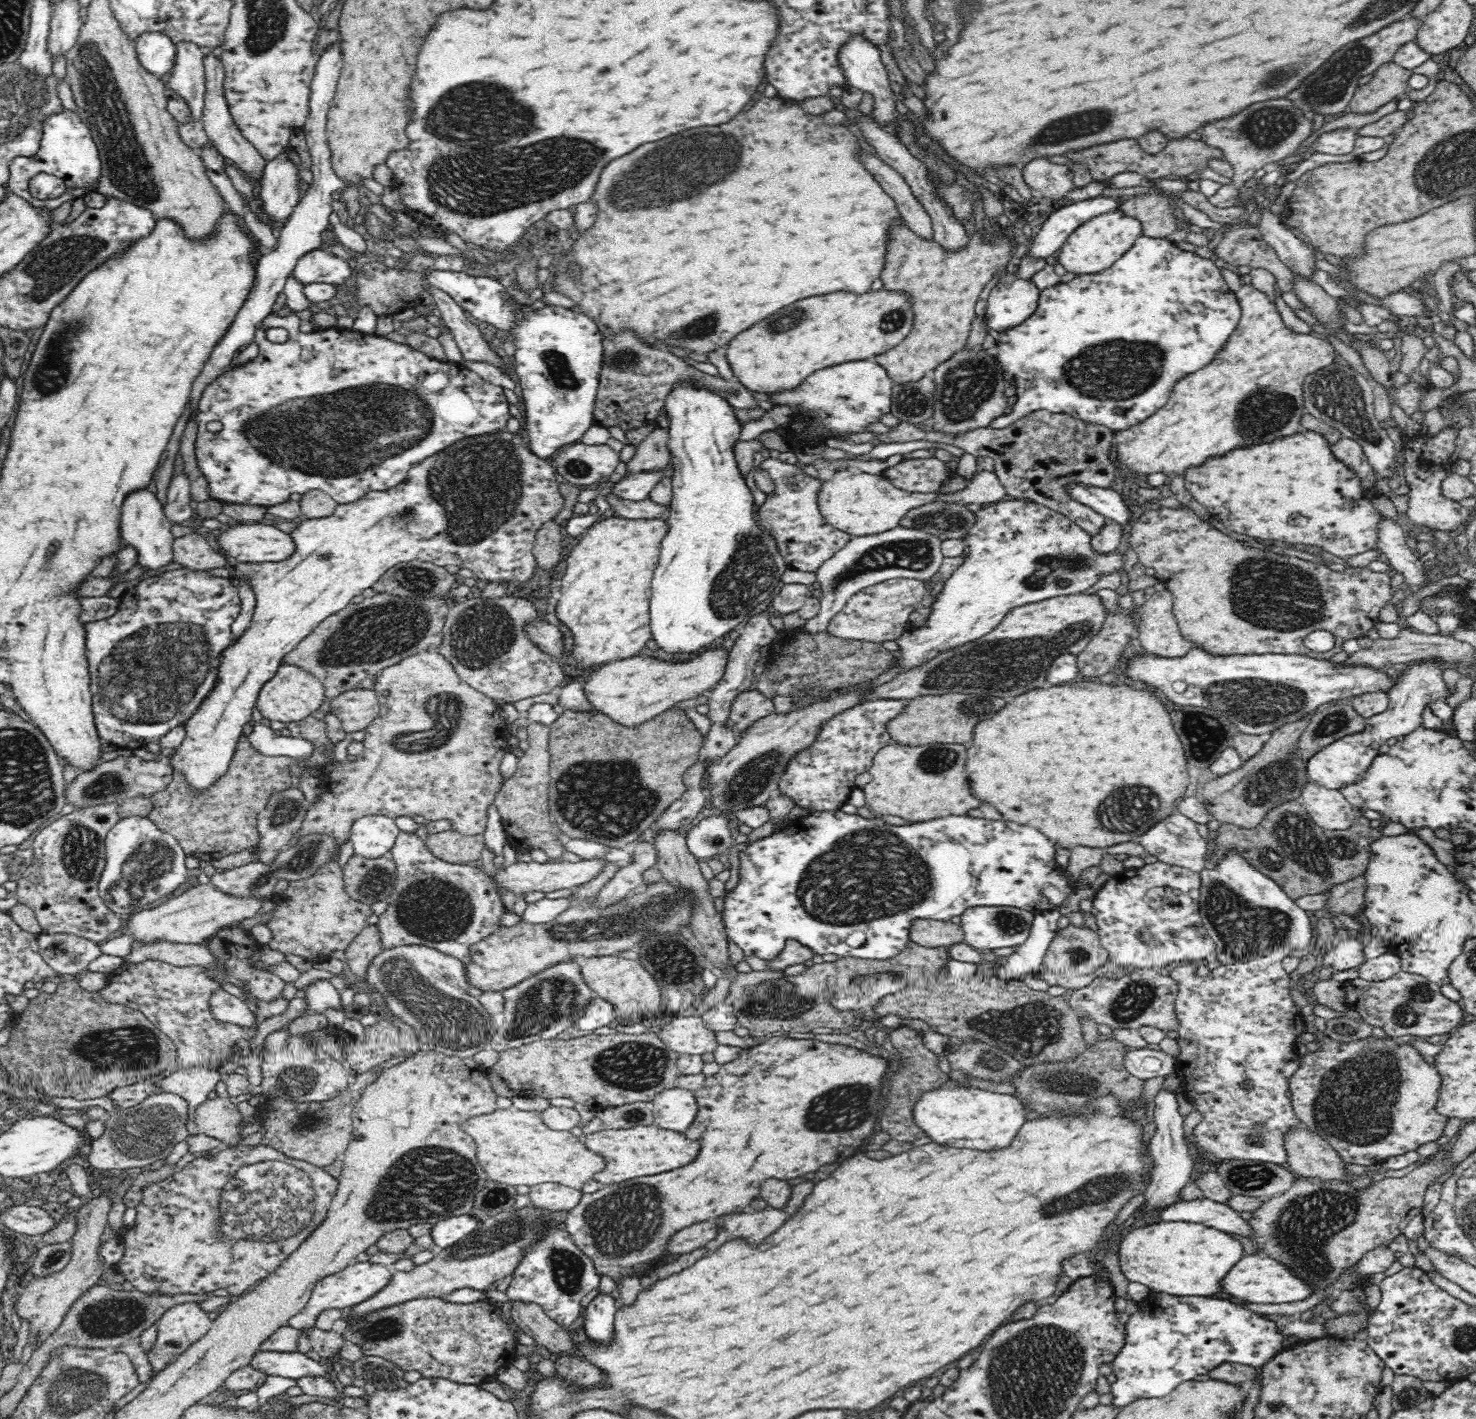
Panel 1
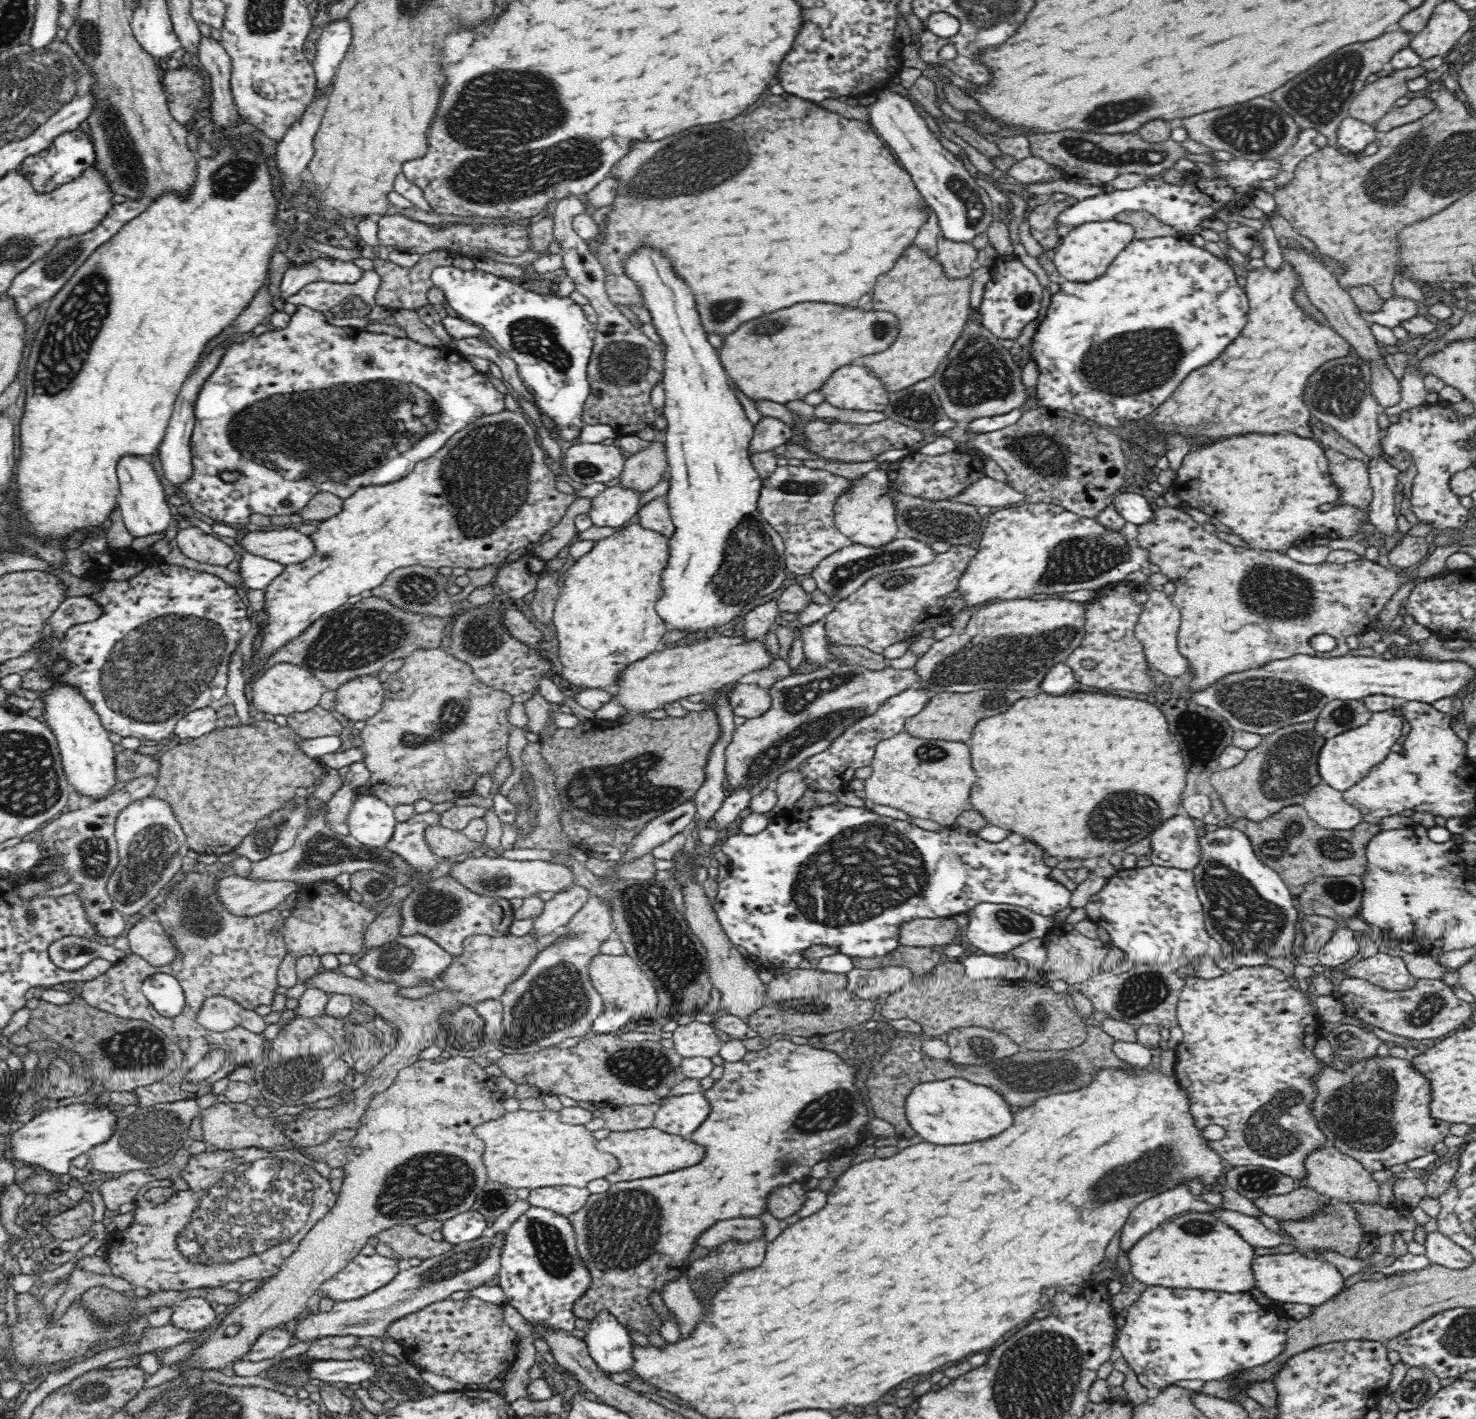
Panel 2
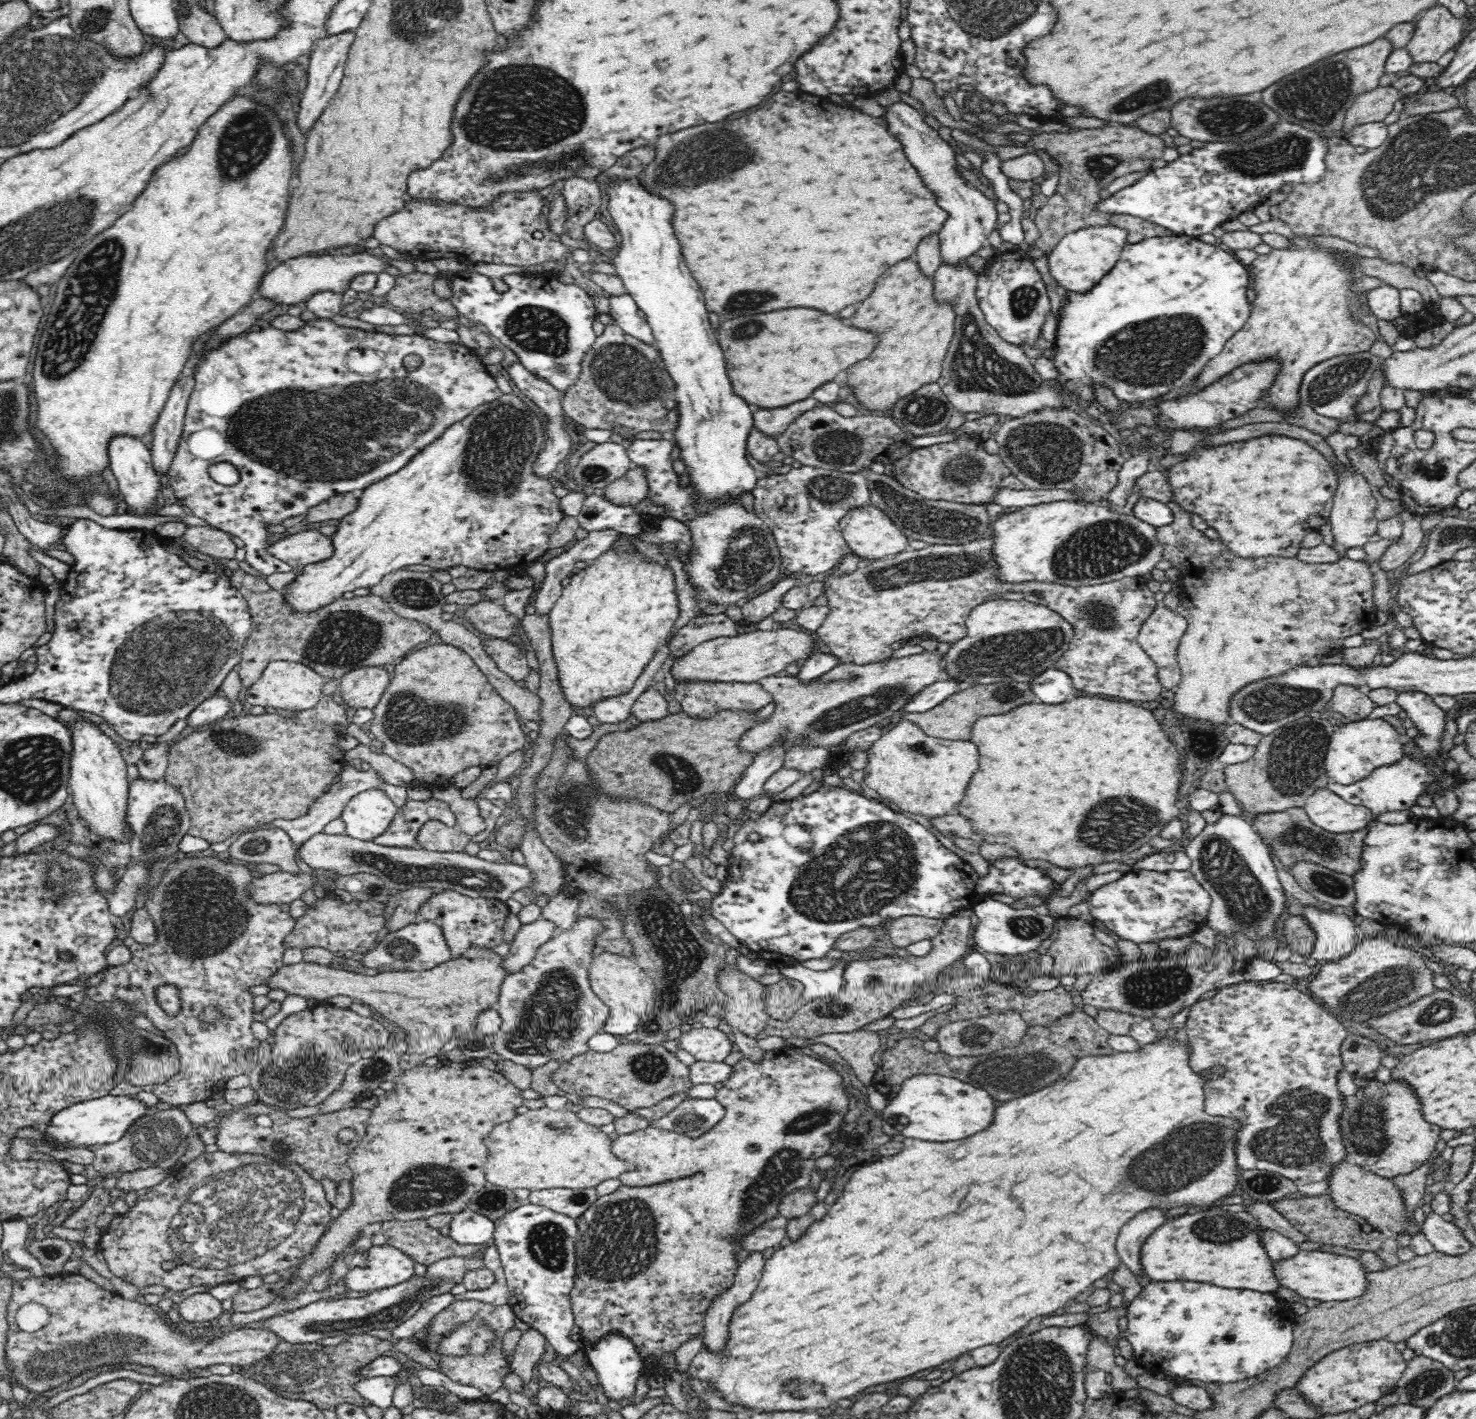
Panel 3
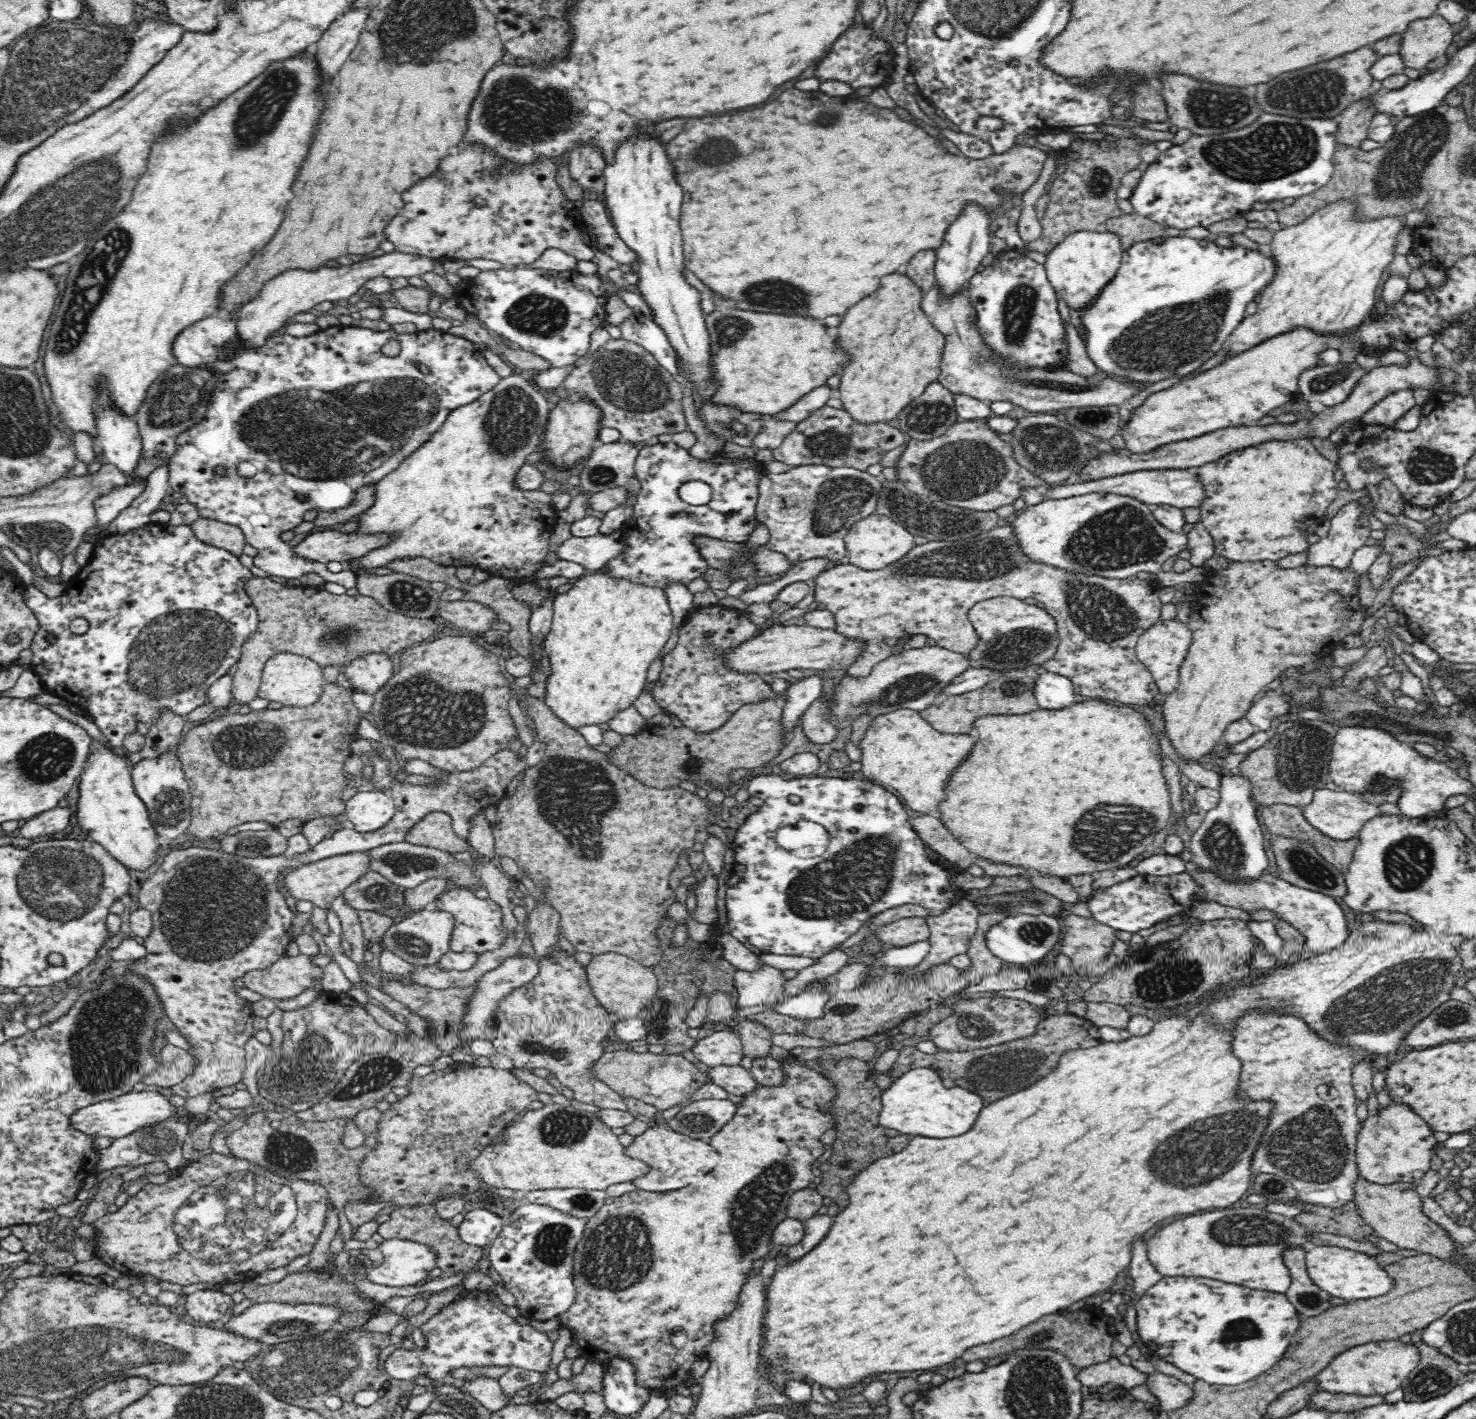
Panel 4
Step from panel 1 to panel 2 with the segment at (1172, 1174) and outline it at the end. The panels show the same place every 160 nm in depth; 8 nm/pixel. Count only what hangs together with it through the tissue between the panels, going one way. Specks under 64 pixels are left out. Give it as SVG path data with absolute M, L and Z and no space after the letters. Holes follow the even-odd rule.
M1180 1182L1170 1190L1157 1194L1148 1200L1144 1200L1128 1218L1128 1222L1122 1228L1120 1234L1120 1248L1127 1252L1134 1242L1138 1242L1144 1232L1158 1228L1162 1223L1171 1220L1178 1214L1188 1212L1205 1212L1220 1205L1212 1205L1200 1201L1190 1193L1188 1182Z

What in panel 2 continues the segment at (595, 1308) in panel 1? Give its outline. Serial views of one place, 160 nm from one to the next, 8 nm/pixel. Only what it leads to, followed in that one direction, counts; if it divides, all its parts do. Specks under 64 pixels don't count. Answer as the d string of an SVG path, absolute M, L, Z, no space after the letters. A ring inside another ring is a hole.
M606 1310L590 1320L583 1340L590 1356L604 1373L630 1373L633 1366L632 1339L623 1324Z

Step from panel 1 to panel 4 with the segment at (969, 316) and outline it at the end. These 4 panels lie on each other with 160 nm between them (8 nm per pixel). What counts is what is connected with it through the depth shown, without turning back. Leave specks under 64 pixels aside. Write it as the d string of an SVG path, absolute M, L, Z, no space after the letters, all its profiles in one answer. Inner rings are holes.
M906 274L882 278L882 286L858 302L842 318L838 342L850 352L852 364L842 372L837 392L854 421L889 423L940 374L945 336L922 310L923 290Z

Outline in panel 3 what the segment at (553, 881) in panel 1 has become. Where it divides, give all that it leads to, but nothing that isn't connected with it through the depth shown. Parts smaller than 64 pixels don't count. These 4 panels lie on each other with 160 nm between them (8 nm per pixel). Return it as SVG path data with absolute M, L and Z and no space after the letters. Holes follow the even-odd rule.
M323 831L310 836L296 846L294 860L302 860L315 872L334 873L346 876L370 873L380 877L385 886L393 891L431 887L436 893L454 890L471 898L488 898L508 901L518 891L529 892L534 886L531 870L525 864L514 864L480 859L468 853L429 851L425 848L398 848L376 844L374 841L358 840L346 834L332 835Z

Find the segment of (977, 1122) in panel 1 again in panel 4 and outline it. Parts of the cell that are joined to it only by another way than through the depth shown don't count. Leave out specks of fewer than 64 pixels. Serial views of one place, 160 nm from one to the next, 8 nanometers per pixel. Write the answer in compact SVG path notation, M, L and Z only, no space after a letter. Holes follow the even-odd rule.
M928 1067L925 1069L914 1069L906 1071L892 1082L891 1086L883 1090L881 1101L883 1109L879 1112L879 1123L886 1128L898 1130L900 1134L909 1136L926 1136L926 1138L950 1138L950 1136L960 1136L966 1130L970 1130L984 1106L984 1100L973 1091L966 1090L962 1086L952 1085L947 1087L943 1078Z

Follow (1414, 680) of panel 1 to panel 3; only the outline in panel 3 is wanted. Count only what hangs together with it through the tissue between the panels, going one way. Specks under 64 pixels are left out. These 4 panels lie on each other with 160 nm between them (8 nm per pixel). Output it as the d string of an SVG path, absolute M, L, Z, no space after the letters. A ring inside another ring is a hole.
M1384 718L1362 719L1337 726L1327 746L1324 768L1330 780L1339 785L1351 785L1370 776L1373 770L1398 763L1404 756L1404 740L1398 730Z

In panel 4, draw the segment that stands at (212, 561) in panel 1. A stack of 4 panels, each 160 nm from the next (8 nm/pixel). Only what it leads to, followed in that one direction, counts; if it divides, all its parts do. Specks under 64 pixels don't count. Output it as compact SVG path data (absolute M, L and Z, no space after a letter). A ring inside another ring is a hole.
M198 518L190 528L200 542L226 550L237 557L243 554L244 545L247 544L242 529L224 522Z

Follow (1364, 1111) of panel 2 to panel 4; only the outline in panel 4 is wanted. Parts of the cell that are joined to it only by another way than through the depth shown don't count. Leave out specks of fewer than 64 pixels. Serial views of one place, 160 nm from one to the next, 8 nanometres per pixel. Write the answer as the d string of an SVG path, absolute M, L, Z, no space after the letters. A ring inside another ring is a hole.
M1390 1100L1388 1104L1380 1106L1376 1114L1368 1116L1364 1121L1360 1121L1360 1130L1358 1130L1358 1134L1356 1134L1356 1150L1354 1150L1359 1176L1370 1182L1375 1182L1376 1184L1416 1183L1424 1174L1426 1174L1426 1172L1428 1172L1428 1170L1430 1170L1430 1162L1432 1161L1432 1158L1436 1156L1436 1149L1439 1146L1440 1143L1434 1137L1434 1130L1432 1130L1426 1122L1422 1122L1422 1118L1420 1118L1418 1114L1414 1114L1407 1104Z

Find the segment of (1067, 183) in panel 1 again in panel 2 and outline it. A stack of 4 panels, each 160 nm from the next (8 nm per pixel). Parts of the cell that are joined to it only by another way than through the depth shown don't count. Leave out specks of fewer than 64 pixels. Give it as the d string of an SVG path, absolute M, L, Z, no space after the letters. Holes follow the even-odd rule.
M1030 156L1020 161L1016 161L1007 173L1020 182L1021 185L1034 183L1054 182L1063 179L1061 168L1046 162L1038 156Z

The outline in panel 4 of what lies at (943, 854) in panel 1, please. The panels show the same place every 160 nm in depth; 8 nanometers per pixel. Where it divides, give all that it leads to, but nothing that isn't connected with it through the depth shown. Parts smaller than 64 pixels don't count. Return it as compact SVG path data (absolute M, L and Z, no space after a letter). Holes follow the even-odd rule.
M765 775L748 778L747 792L762 798L764 804L757 812L747 817L744 823L736 830L734 840L732 841L733 851L735 853L732 872L727 881L726 887L726 909L728 909L727 929L736 940L741 943L746 942L756 948L761 953L778 954L782 956L804 956L806 958L819 959L834 950L839 949L843 942L856 934L858 930L874 916L880 912L896 908L899 906L912 905L924 908L929 916L940 916L944 914L952 904L957 902L959 896L966 898L966 892L962 888L953 889L950 877L956 874L953 865L944 862L944 860L935 860L933 848L930 848L923 838L918 836L914 827L910 824L908 815L904 811L904 805L900 799L886 791L881 786L875 785L870 780L865 779L842 779L835 777L808 776L808 777L786 777L780 775ZM800 820L810 820L824 826L828 831L829 842L827 849L821 856L810 857L802 854L791 853L789 850L780 847L775 841L777 829L792 826Z

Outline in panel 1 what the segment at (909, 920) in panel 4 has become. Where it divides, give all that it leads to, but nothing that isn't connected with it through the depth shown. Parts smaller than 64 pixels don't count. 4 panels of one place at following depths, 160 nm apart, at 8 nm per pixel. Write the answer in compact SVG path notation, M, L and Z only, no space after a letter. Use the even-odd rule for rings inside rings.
M918 919L913 922L909 940L925 948L951 947L964 943L965 933L960 925L950 921Z

